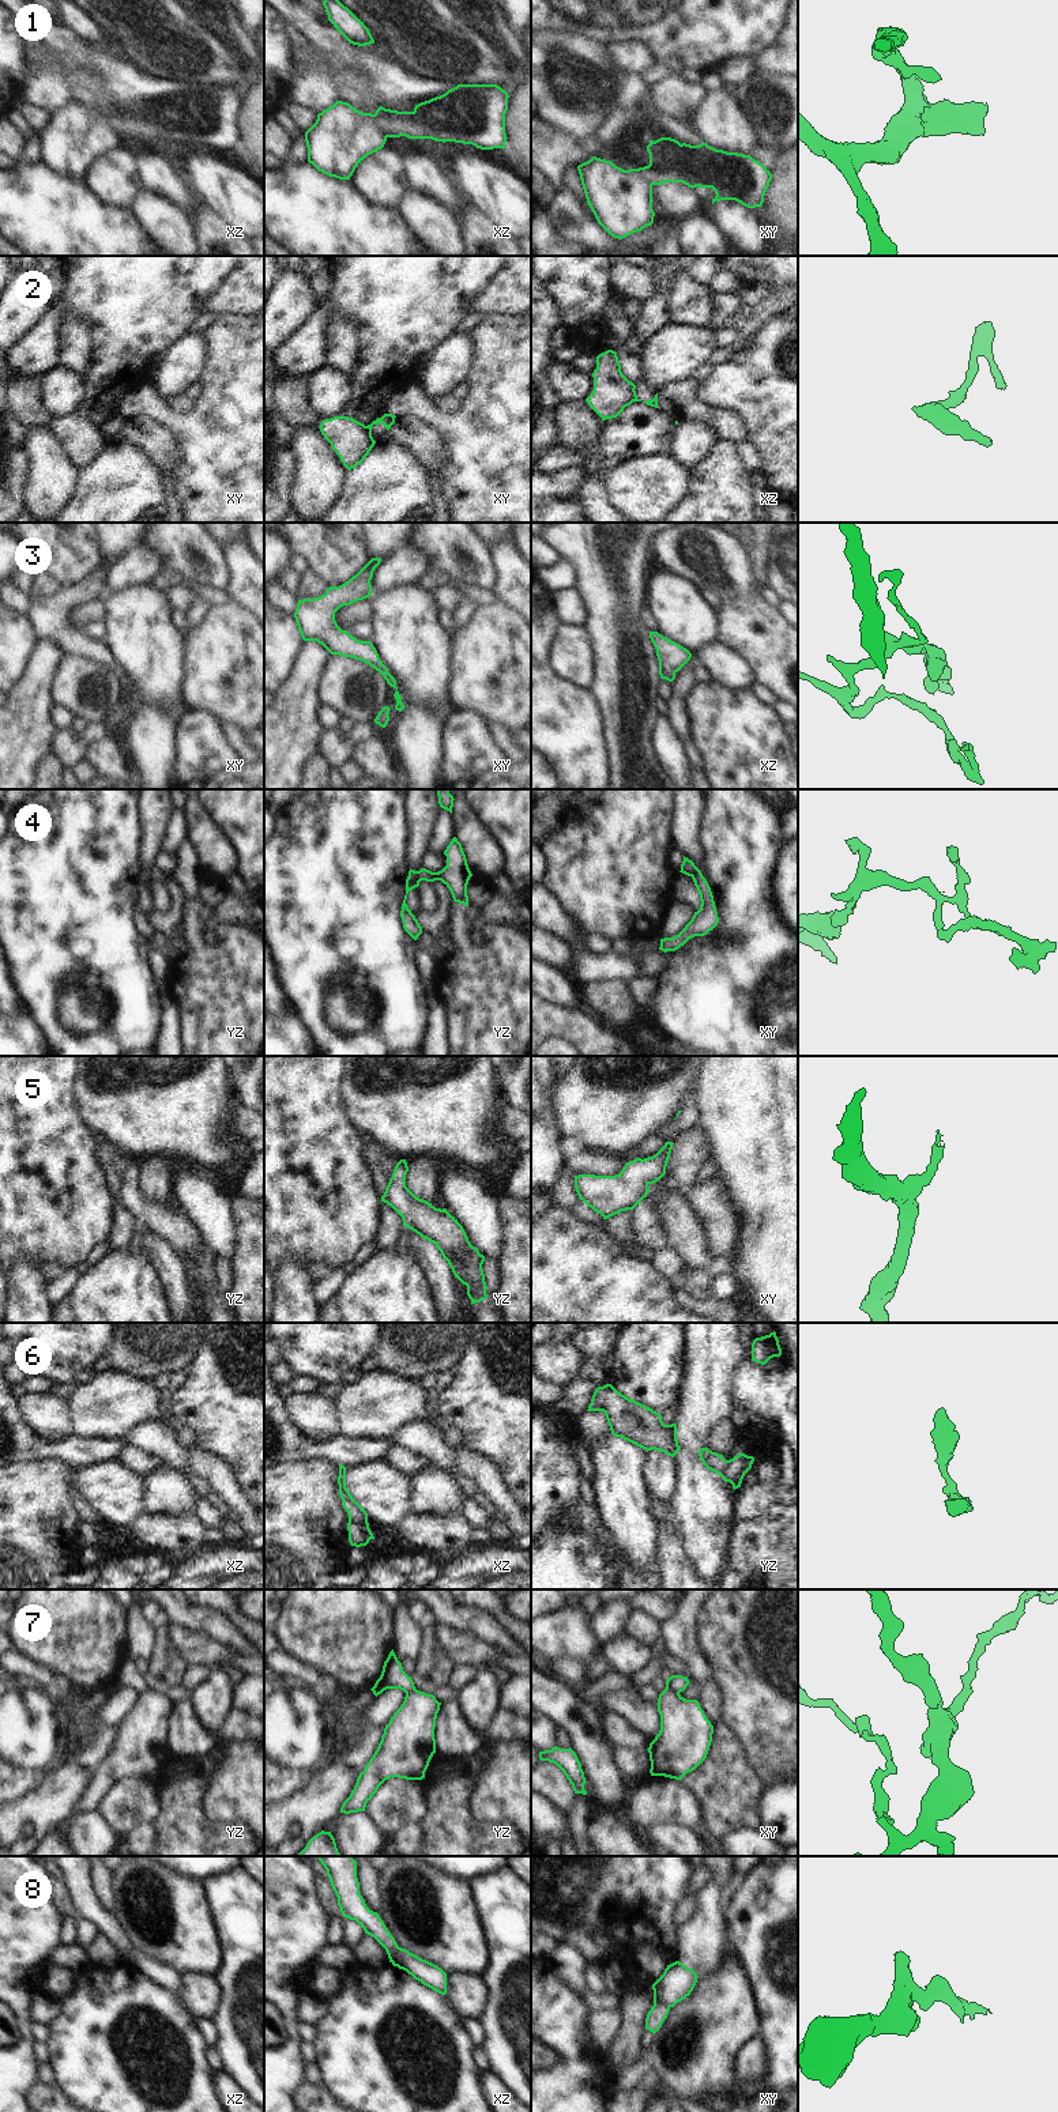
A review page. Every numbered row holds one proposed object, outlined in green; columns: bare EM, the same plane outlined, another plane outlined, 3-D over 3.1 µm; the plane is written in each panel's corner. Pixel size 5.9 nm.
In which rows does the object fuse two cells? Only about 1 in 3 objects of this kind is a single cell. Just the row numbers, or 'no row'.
1, 2, 4, 6, 7, 8

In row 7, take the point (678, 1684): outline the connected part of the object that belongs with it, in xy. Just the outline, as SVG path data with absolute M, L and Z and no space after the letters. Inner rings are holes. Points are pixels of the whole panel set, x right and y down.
M671 1675L667 1681L666 1681L666 1687L681 1693L686 1689L686 1686L689 1685L689 1679L688 1677L682 1677L682 1675Z

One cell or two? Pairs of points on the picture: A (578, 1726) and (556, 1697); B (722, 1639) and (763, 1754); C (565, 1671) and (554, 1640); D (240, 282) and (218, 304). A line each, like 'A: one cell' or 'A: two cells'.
A: one cell
B: one cell
C: two cells
D: one cell

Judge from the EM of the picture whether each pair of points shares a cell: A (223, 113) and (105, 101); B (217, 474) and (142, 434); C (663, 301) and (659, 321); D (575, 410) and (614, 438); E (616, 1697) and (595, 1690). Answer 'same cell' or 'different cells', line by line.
A: same cell
B: different cells
C: same cell
D: different cells
E: different cells

